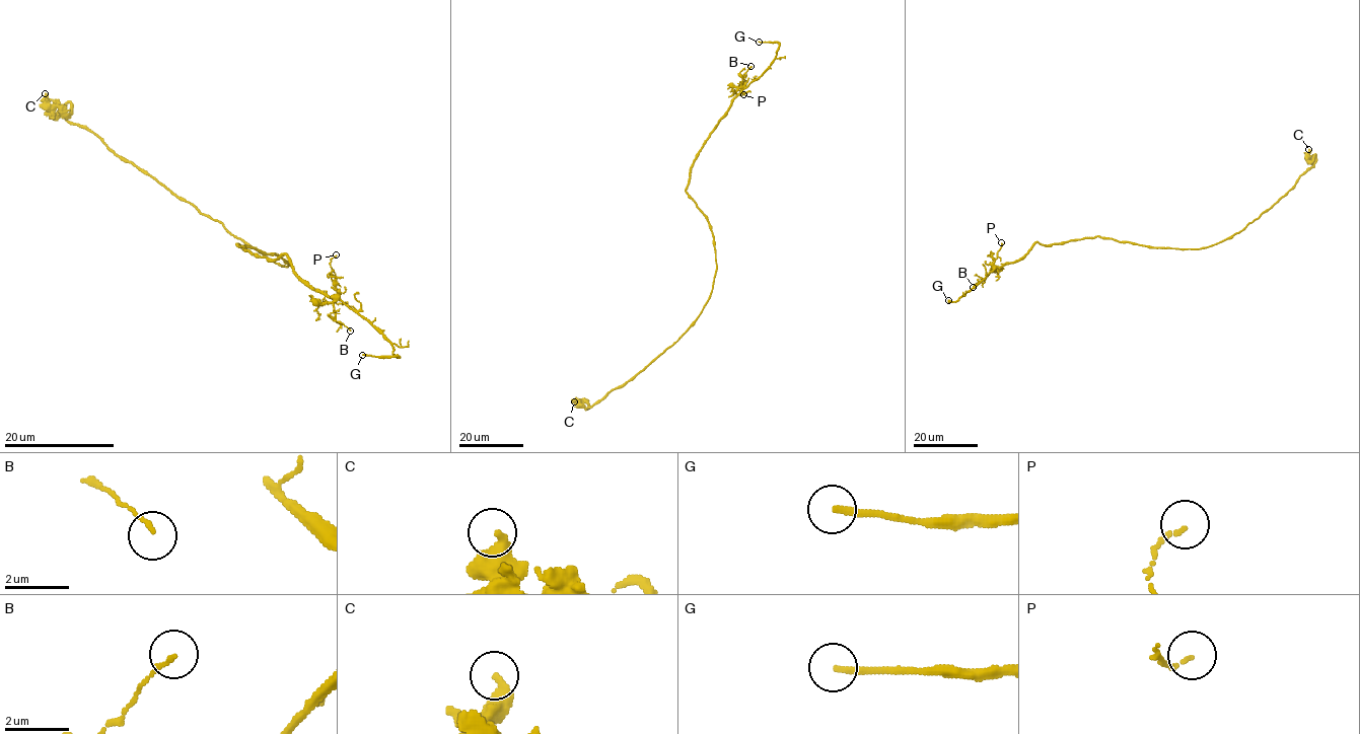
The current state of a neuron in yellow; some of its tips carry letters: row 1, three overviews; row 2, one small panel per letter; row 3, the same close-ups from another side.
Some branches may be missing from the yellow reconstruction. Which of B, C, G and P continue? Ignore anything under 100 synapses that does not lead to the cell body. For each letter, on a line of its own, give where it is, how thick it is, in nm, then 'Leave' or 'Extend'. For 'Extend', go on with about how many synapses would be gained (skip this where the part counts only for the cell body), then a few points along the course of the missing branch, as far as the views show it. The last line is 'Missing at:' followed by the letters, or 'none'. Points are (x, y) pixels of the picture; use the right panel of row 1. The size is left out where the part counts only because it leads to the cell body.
B: Place: (973, 287). Thickness 120 nm. Leave
C: Place: (1308, 149). Thickness 360 nm. Leave
G: Place: (948, 300). Thickness 220 nm. Extend. Course of what is missing: (948, 300), (942, 293), (944, 278)
P: Place: (1001, 242). Thickness 120 nm. Leave
Missing at: G

